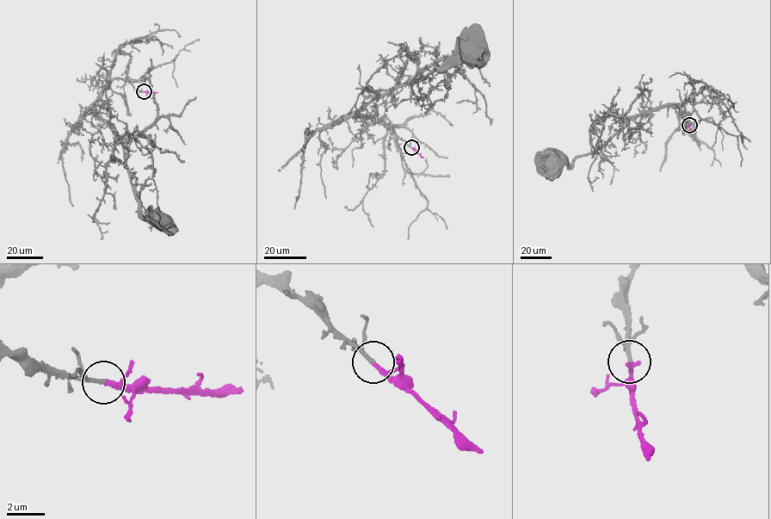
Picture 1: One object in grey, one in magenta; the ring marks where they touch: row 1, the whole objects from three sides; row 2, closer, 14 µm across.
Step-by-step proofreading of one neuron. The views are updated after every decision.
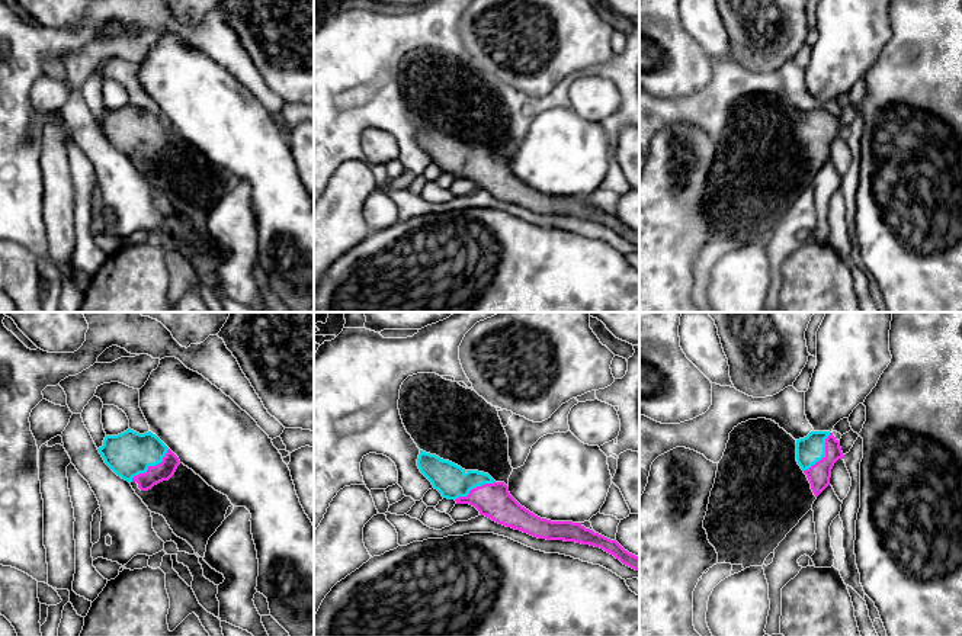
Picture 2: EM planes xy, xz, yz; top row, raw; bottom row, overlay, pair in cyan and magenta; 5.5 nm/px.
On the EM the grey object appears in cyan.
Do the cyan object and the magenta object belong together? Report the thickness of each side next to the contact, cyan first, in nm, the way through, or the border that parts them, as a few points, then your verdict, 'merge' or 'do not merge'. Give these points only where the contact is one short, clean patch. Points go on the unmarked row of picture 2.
calibres 260 and 100 nm; way xy (130, 128), (146, 134), (151, 140), (159, 140), (164, 145); merge

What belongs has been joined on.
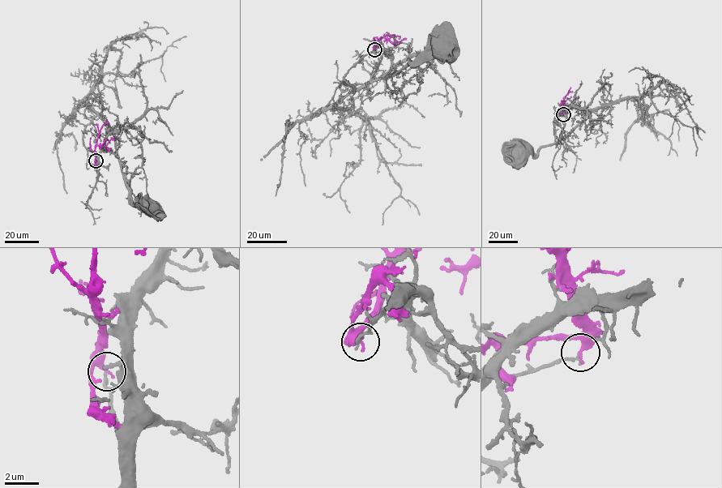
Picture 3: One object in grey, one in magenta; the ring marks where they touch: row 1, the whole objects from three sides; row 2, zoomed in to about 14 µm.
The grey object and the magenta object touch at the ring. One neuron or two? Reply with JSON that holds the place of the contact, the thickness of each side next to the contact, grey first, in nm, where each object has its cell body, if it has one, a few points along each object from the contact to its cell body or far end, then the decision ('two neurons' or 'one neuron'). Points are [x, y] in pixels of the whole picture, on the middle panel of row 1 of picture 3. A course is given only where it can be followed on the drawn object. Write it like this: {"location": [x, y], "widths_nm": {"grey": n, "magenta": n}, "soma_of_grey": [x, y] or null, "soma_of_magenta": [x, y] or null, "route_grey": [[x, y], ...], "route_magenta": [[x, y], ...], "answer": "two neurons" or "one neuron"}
{"location": [374, 49], "widths_nm": {"grey": 160, "magenta": 320}, "soma_of_grey": [442, 47], "soma_of_magenta": null, "route_grey": [[374, 49], [379, 43], [390, 57], [390, 71], [384, 79], [407, 62], [441, 45]], "route_magenta": [[374, 49], [381, 36], [390, 34], [398, 38]], "answer": "two neurons"}

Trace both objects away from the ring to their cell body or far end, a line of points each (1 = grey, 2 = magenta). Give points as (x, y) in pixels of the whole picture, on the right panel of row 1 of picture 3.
1: (563, 114), (556, 115), (578, 106), (589, 112), (589, 116), (536, 154), (529, 148), (519, 153)
2: (563, 114), (562, 101), (567, 92), (572, 91)

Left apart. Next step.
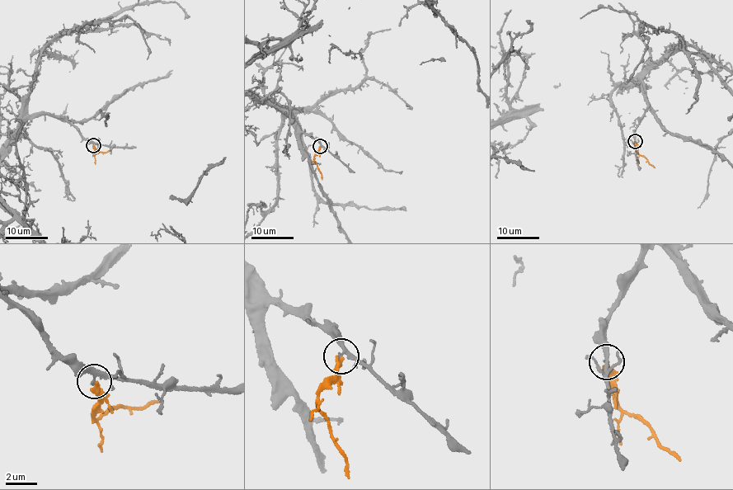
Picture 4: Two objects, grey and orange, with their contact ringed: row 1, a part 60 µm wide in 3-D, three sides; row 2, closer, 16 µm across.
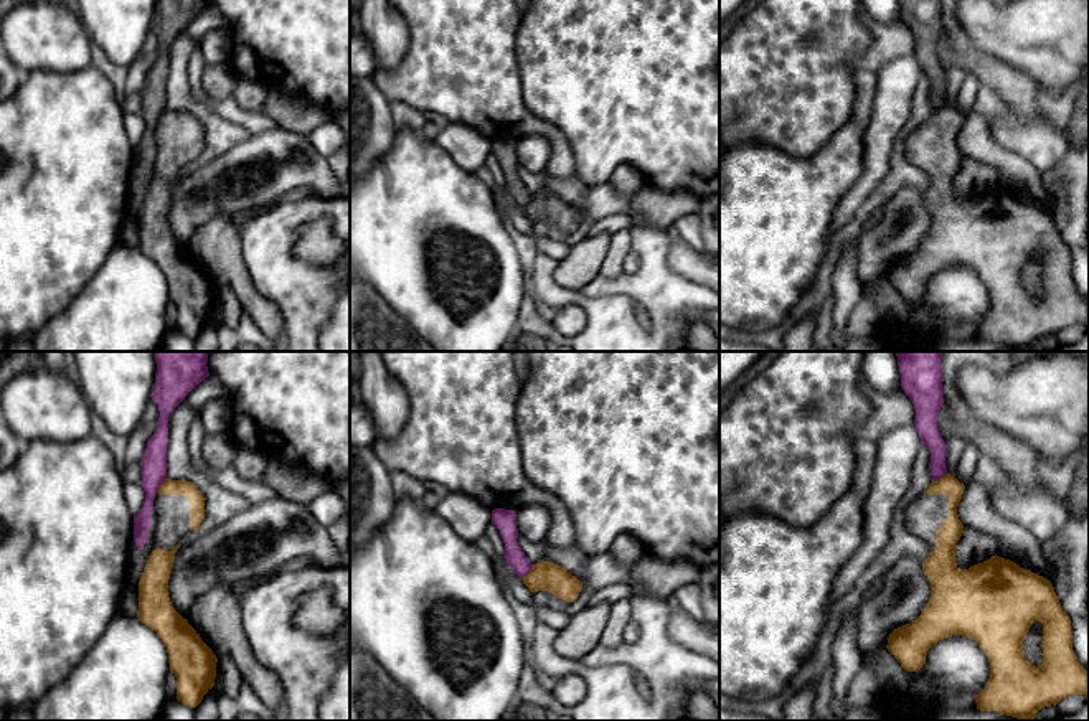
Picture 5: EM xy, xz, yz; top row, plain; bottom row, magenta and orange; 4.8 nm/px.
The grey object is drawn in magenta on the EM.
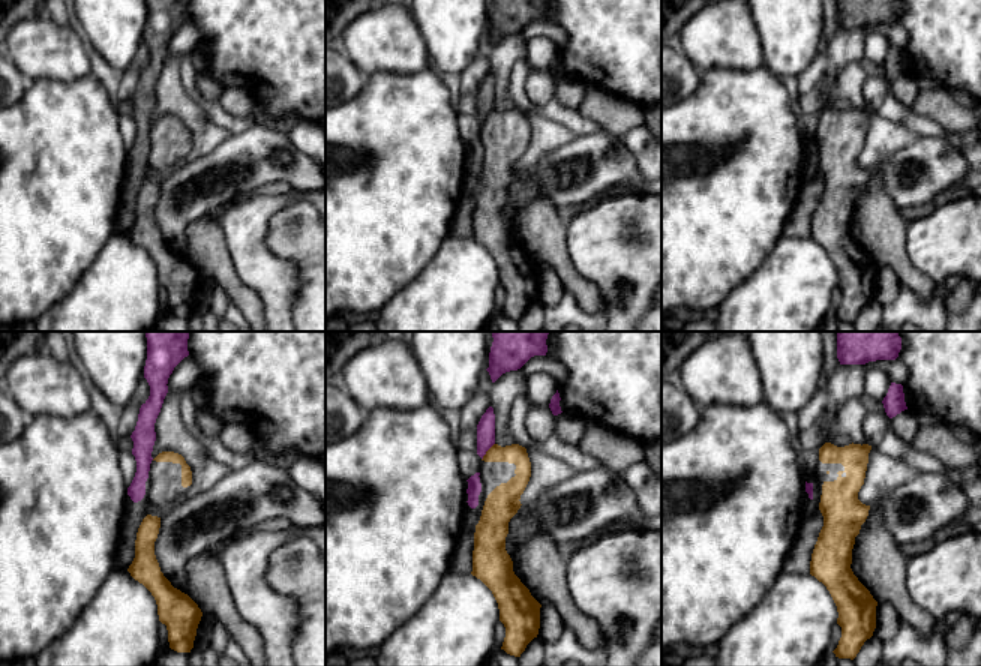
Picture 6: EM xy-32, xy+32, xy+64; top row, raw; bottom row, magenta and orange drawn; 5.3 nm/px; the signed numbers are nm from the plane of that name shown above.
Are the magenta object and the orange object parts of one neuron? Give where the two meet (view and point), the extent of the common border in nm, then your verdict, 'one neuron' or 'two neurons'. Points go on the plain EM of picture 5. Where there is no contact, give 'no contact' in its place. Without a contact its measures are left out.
meets magenta in xy at (160, 114); contact 90 nm long; two neurons

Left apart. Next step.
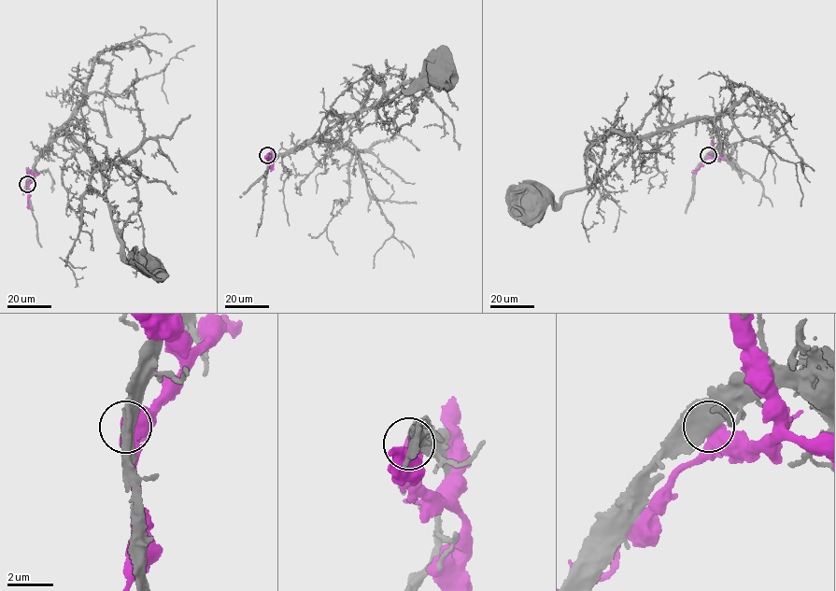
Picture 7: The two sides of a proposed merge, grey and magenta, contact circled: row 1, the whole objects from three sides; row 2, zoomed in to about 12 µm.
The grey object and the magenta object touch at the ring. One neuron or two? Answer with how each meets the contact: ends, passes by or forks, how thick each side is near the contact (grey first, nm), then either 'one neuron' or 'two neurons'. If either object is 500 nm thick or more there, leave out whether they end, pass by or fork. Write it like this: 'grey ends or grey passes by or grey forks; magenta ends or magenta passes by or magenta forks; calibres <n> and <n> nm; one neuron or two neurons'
calibres 750 and 650 nm; two neurons

